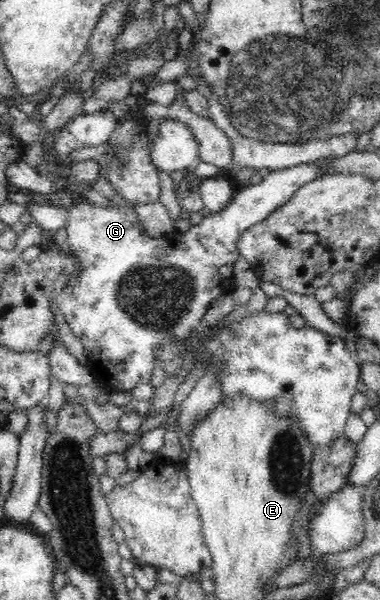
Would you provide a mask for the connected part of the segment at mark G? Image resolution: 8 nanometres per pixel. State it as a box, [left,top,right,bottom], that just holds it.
[26,157,335,391]

